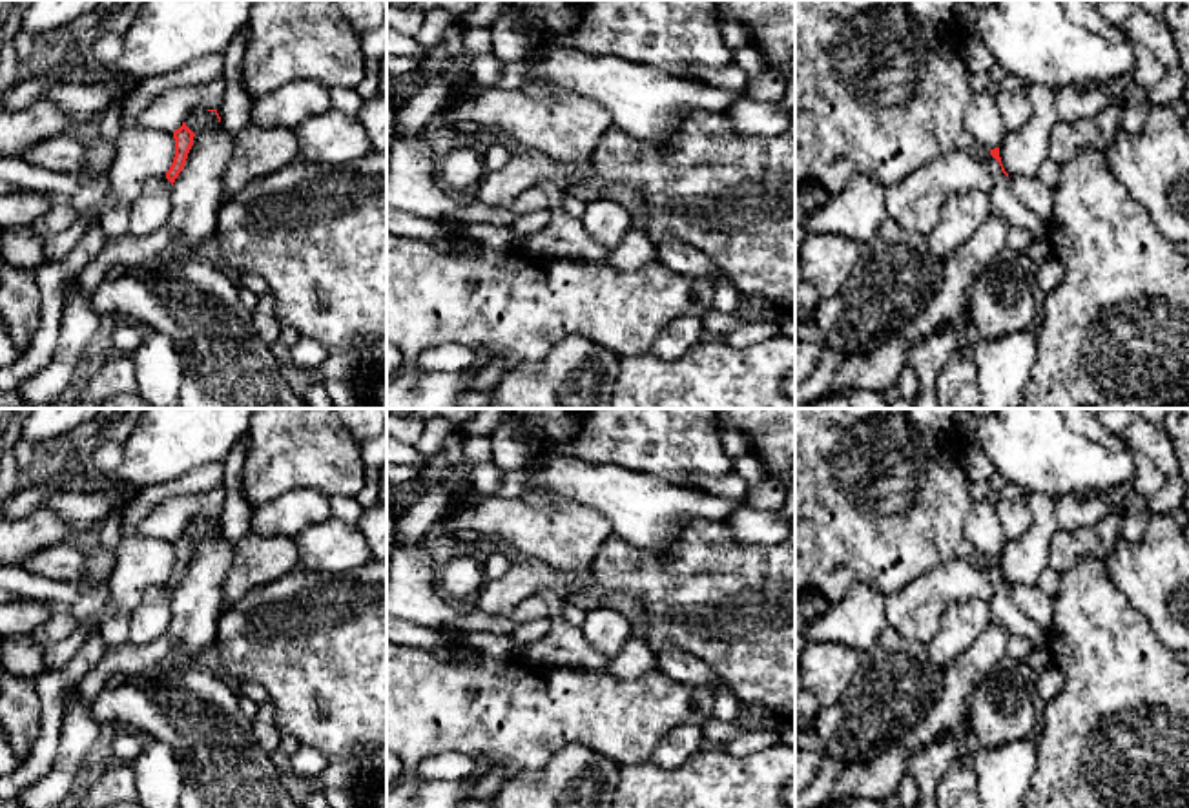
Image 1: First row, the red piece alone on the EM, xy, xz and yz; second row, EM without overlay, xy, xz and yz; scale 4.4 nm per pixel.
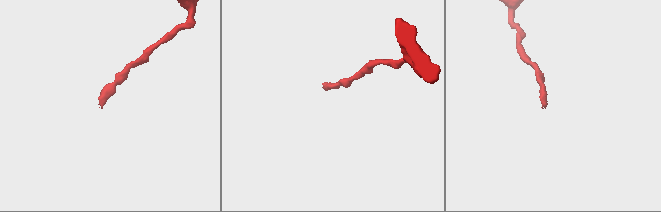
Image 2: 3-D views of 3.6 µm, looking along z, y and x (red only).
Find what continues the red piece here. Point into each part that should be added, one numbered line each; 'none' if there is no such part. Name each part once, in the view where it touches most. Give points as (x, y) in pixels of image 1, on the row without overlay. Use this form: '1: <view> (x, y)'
1: yz (1005, 611)

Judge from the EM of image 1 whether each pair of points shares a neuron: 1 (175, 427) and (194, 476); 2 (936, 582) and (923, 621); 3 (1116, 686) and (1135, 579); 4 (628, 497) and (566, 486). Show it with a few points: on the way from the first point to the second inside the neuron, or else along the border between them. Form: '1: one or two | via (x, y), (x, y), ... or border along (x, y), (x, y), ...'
1: two | border along (221, 460), (201, 464), (175, 478), (152, 486)
2: one | via (934, 591), (923, 602), (923, 611)
3: two | border along (1106, 566), (1115, 584), (1146, 617), (1157, 635)
4: one | via (613, 491), (599, 486), (580, 486)

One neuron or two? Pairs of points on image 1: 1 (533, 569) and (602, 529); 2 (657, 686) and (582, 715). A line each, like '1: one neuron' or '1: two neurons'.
1: two neurons
2: one neuron

